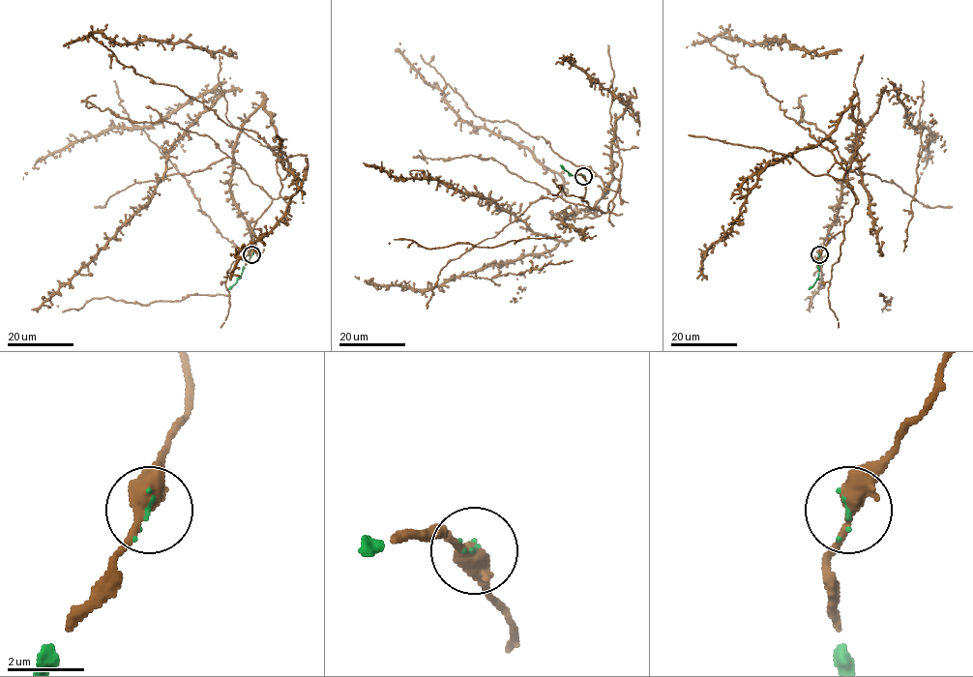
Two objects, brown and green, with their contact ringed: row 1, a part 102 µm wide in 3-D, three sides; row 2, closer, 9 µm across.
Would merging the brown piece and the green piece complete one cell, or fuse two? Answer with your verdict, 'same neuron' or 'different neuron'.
same neuron

